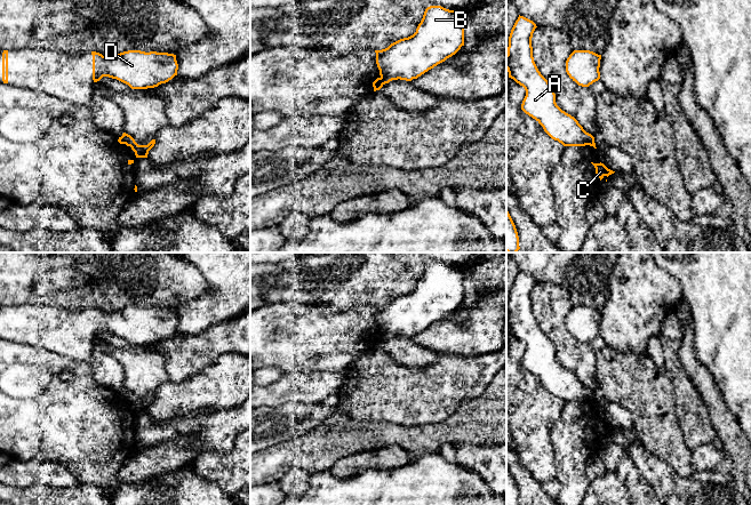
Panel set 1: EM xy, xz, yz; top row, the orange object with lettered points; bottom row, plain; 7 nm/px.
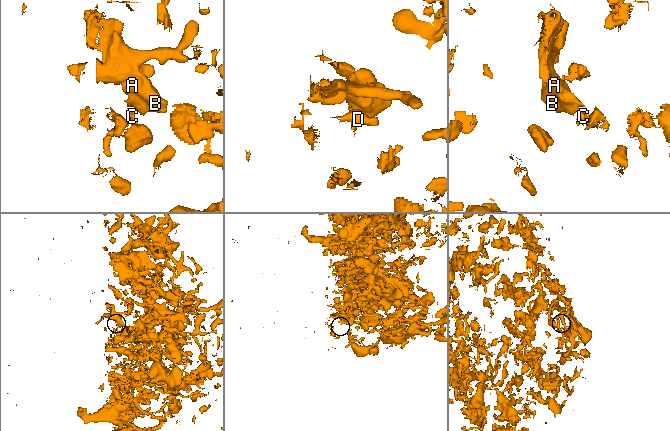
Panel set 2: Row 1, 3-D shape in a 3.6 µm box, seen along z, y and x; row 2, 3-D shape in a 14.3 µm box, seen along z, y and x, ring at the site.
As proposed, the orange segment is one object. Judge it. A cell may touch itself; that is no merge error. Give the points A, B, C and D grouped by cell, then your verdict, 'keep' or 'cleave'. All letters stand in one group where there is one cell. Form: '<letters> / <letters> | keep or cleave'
A B D / C | cleave

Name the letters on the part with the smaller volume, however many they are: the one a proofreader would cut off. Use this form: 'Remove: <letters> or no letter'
Remove: C

